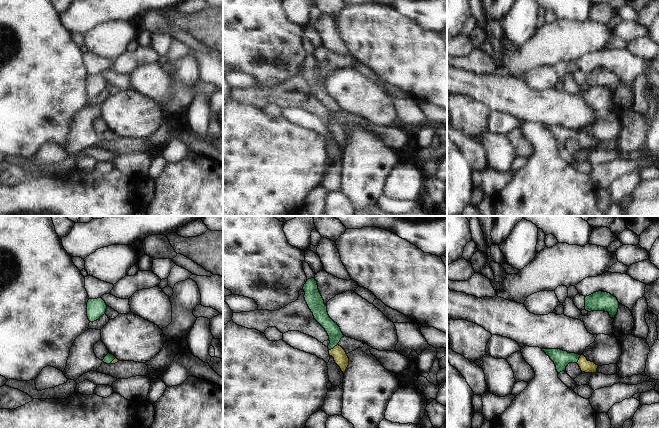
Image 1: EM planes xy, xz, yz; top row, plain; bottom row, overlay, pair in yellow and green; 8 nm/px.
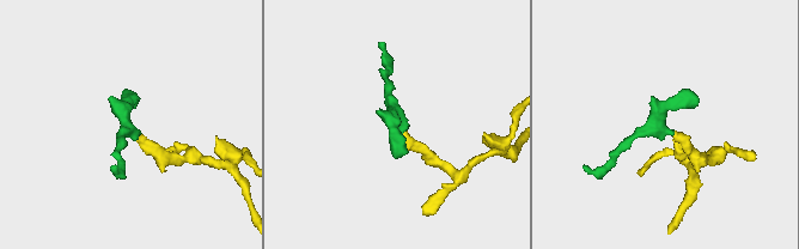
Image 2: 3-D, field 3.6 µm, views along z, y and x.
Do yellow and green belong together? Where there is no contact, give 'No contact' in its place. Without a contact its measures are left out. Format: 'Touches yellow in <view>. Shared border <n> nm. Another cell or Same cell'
Touches yellow in xz. Shared border 90 nm. Same cell.

